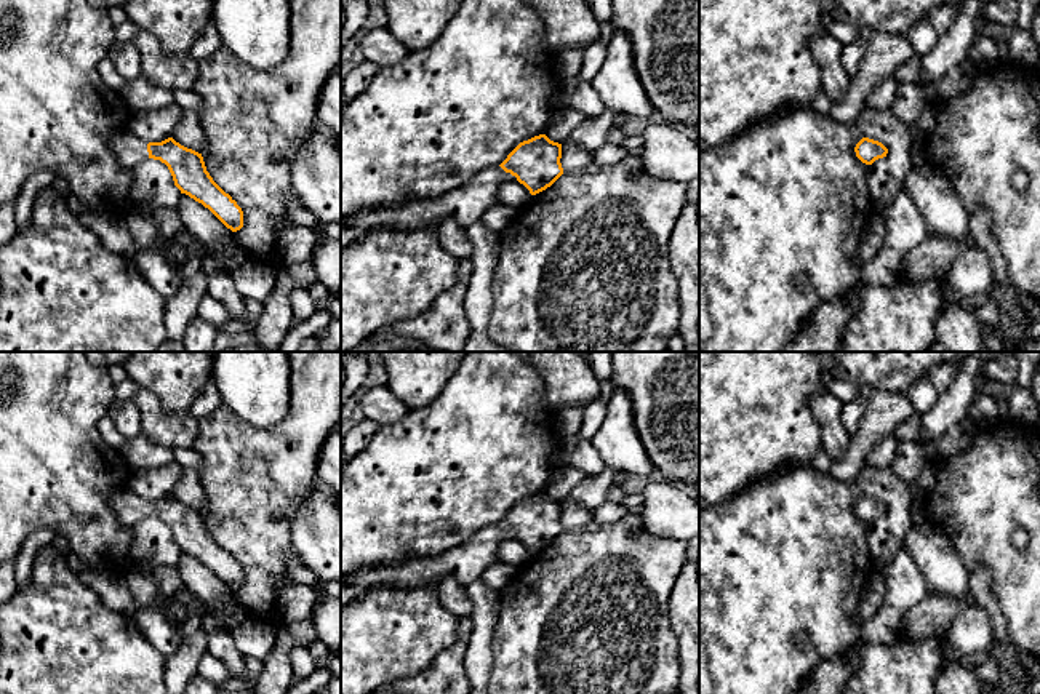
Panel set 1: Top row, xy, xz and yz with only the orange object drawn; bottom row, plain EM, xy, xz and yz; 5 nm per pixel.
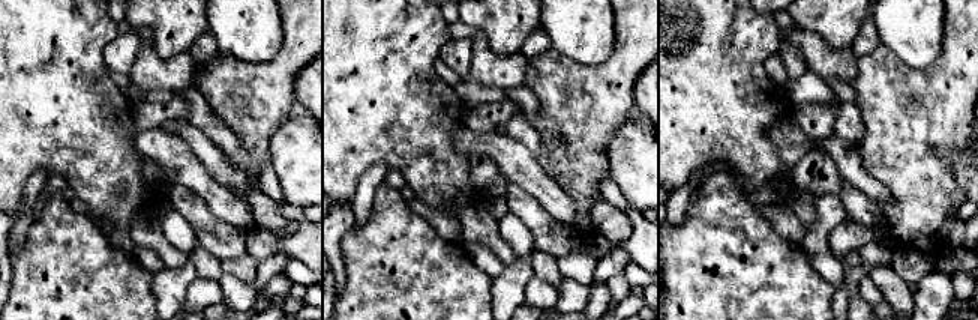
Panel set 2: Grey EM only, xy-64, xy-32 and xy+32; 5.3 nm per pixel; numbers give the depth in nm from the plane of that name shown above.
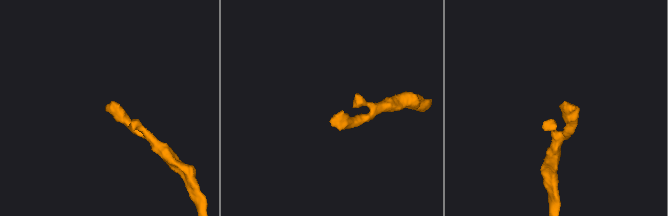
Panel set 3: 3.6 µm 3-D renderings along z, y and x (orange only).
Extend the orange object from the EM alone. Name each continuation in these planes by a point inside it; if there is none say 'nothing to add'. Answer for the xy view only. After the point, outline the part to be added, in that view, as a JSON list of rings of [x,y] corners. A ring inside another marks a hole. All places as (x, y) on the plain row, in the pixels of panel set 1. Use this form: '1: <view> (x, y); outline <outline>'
1: xy (128, 507); outline [[[125,488],[109,497],[110,507],[123,526],[134,526],[149,517],[147,501],[139,497],[130,488]]]

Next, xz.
1: xz (468, 562); outline [[[501,524],[477,531],[467,542],[435,556],[413,558],[397,564],[366,564],[341,576],[341,608],[358,595],[379,587],[416,590],[437,585],[443,577],[453,577],[467,587],[480,579],[498,560],[498,544],[506,537]]]

